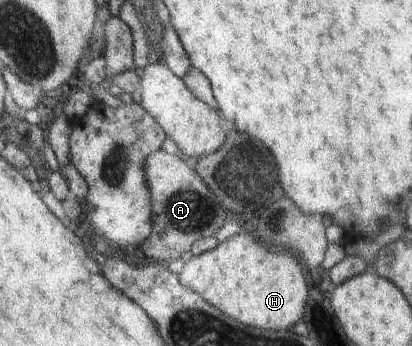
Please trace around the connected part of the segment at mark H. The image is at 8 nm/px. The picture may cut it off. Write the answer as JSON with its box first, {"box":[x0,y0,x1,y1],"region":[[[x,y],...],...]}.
{"box":[178,235,307,329],"region":[[[235,235],[219,243],[213,251],[193,257],[186,264],[178,264],[179,279],[185,287],[199,291],[203,299],[215,303],[241,323],[261,329],[289,329],[295,325],[305,309],[307,283],[301,265],[289,253],[269,253],[251,235]]]}

